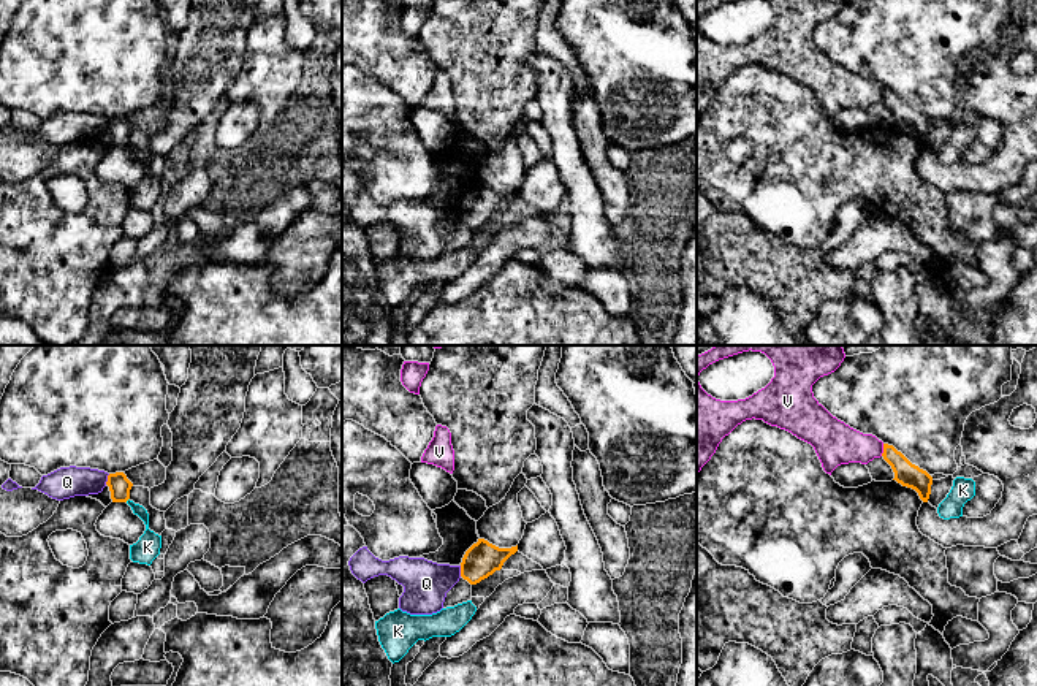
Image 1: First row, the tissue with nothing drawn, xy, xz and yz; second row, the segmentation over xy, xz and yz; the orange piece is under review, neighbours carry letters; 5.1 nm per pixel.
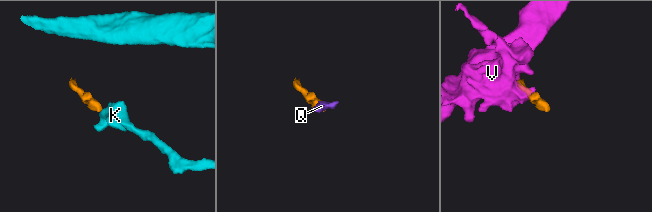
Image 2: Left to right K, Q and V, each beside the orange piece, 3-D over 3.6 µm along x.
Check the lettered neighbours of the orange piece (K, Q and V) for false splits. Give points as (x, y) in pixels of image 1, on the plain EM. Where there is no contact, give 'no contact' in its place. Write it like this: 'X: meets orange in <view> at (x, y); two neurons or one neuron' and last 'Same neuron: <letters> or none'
K: meets orange in xy at (127, 144); two neurons
Q: meets orange in xy at (108, 124); two neurons
V: meets orange in yz at (884, 95); two neurons
Same neuron: none

